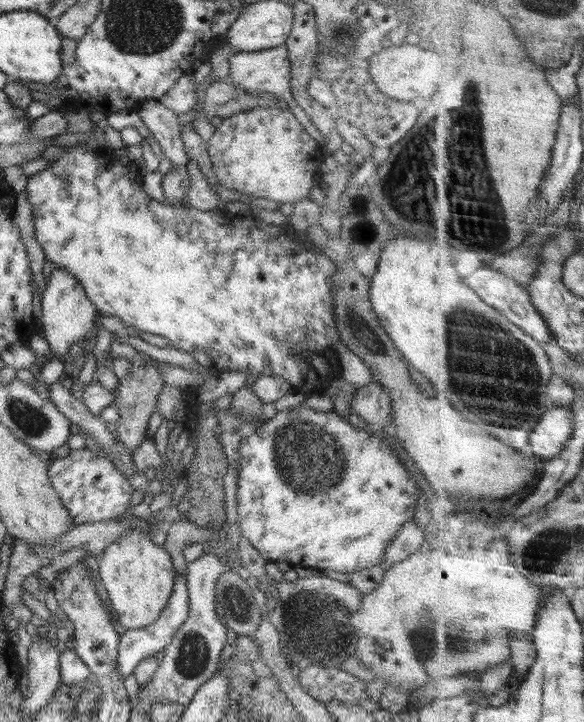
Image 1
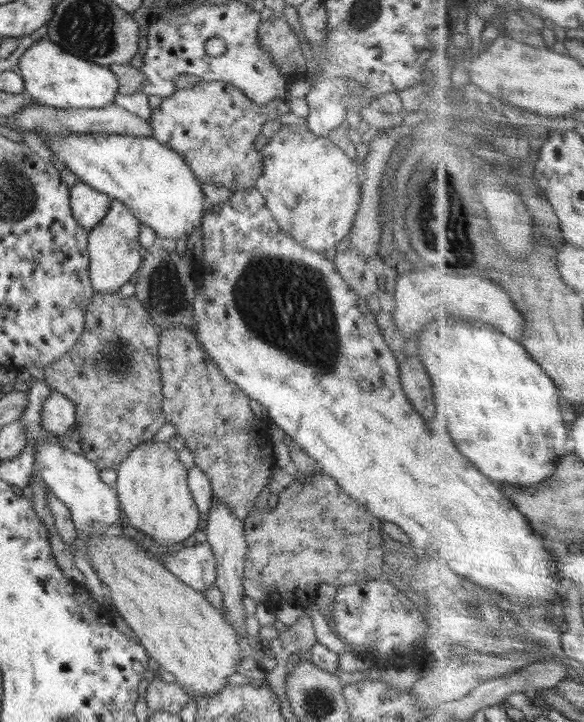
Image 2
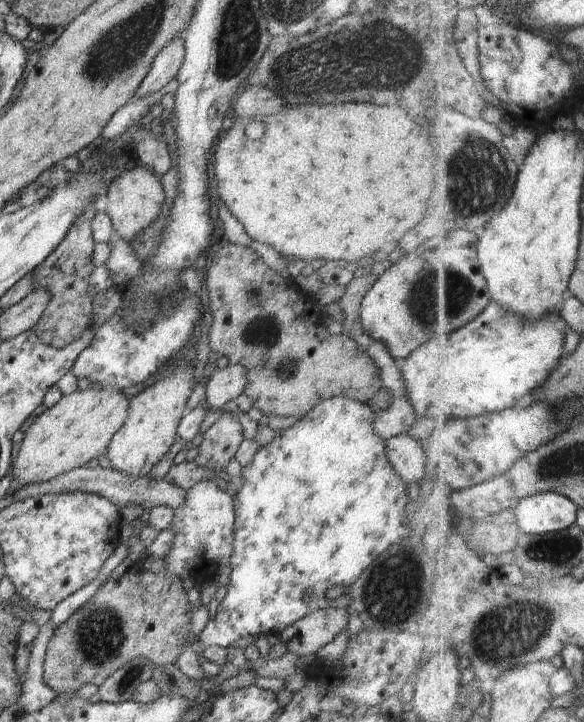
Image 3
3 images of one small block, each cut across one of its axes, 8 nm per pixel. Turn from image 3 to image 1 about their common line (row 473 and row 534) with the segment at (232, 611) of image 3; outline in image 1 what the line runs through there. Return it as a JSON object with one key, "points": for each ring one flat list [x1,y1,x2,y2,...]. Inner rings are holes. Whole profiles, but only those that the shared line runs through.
{"points":[[308,394,302,404,295,408,288,408,283,411,273,411,270,414,270,420,257,426,254,436,245,438,240,443,239,453,240,474,237,480,237,500,238,500,238,522,241,528,241,536,260,553,262,558,267,561,281,563,284,567,302,567,318,570,330,569,336,572,358,572,360,570,370,569,376,564,384,562,384,553,386,547,390,544,391,538,402,529,406,521,416,517,424,516,432,504,429,498,424,498,428,494,426,490,416,488,416,480,410,478,411,474,404,462,400,461,396,450,382,440,376,434,370,434,363,428,354,427,344,420,340,414,336,413,333,402,326,394,313,396]]}

